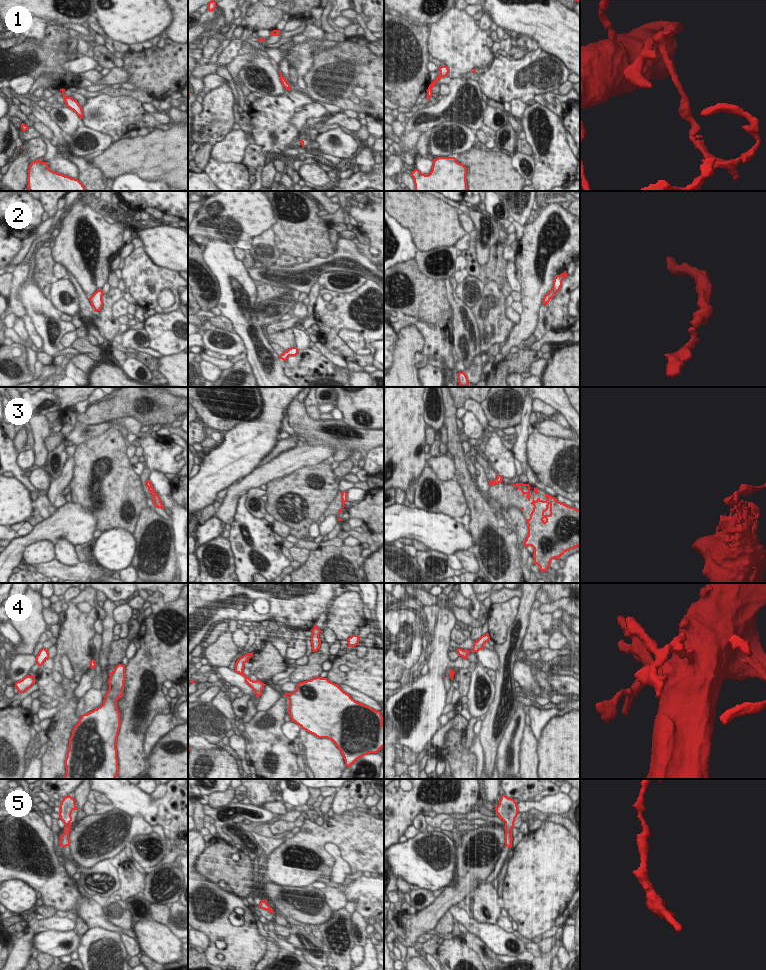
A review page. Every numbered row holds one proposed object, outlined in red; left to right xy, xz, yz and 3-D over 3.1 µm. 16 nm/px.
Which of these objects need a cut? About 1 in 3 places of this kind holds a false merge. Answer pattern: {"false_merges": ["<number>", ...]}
{"false_merges": ["3"]}

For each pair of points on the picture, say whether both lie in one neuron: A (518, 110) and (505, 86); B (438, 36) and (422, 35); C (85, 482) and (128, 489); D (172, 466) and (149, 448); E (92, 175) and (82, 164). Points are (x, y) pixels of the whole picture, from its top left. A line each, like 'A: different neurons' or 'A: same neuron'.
A: different neurons
B: different neurons
C: same neuron
D: same neuron
E: same neuron

